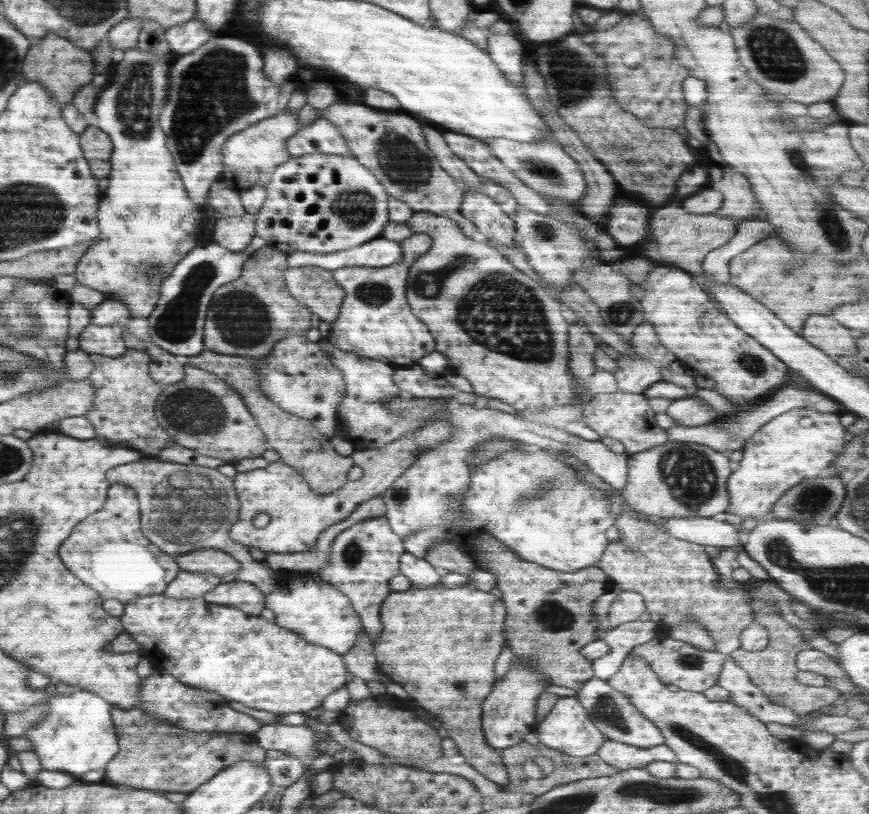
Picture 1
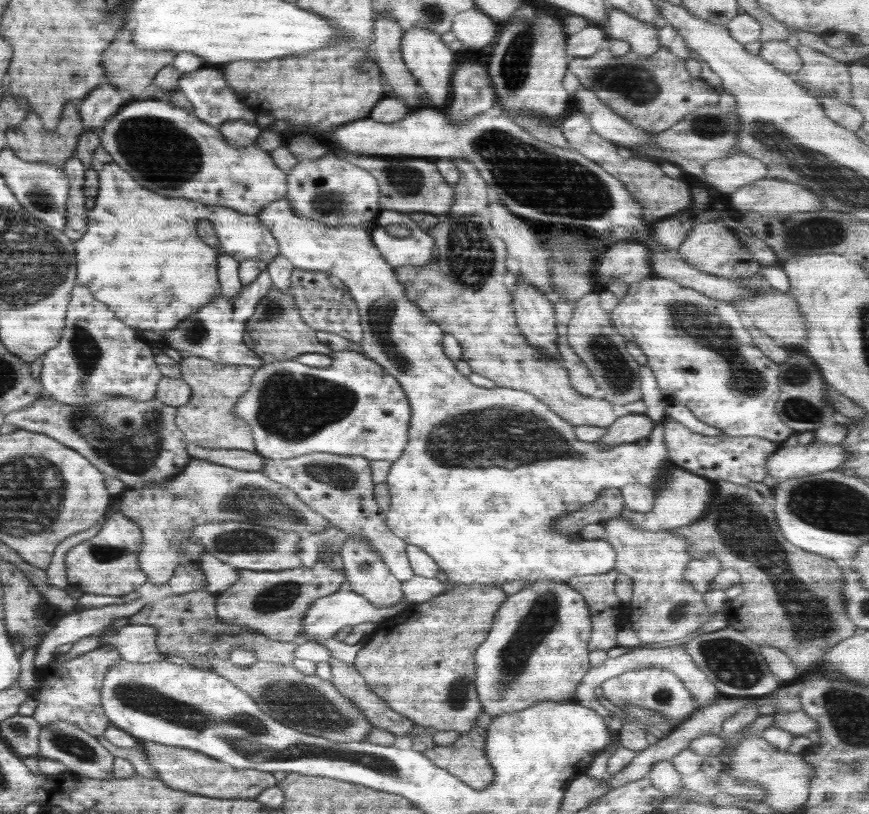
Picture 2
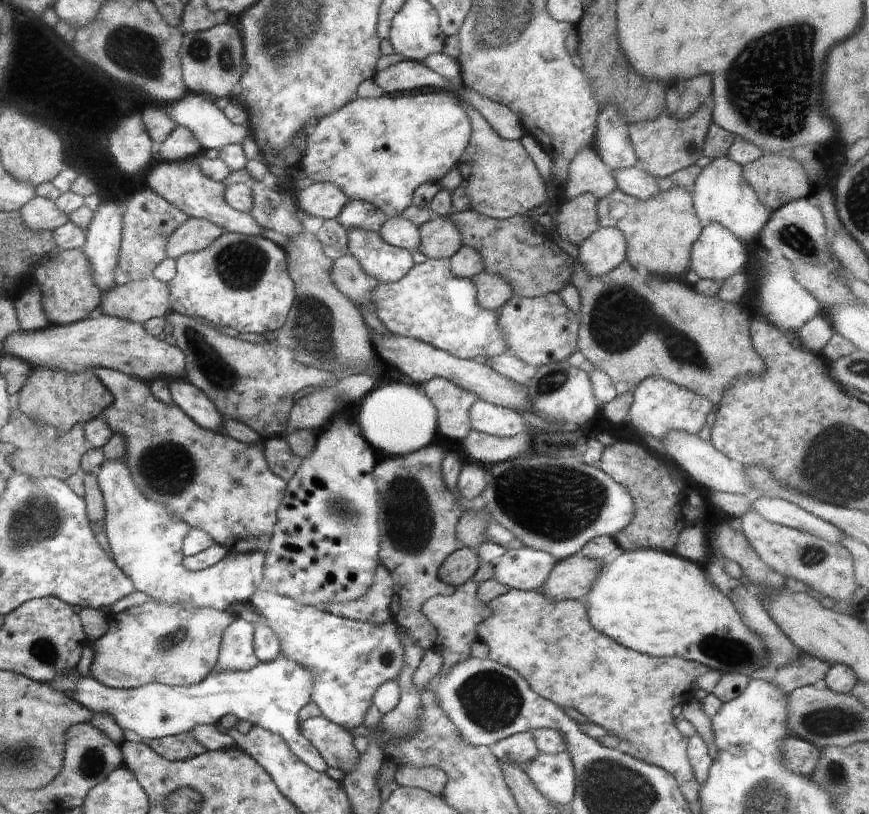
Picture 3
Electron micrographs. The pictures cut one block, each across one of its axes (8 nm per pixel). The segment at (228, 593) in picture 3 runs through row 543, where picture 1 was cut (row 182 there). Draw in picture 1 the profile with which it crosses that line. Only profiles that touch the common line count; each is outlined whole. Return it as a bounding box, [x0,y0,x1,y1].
[75,46,209,318]

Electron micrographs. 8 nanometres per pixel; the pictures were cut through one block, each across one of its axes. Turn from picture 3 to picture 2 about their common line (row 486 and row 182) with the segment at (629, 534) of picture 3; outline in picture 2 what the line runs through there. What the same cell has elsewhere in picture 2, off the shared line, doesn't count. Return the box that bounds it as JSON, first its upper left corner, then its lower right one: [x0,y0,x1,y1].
[559,112,693,224]

